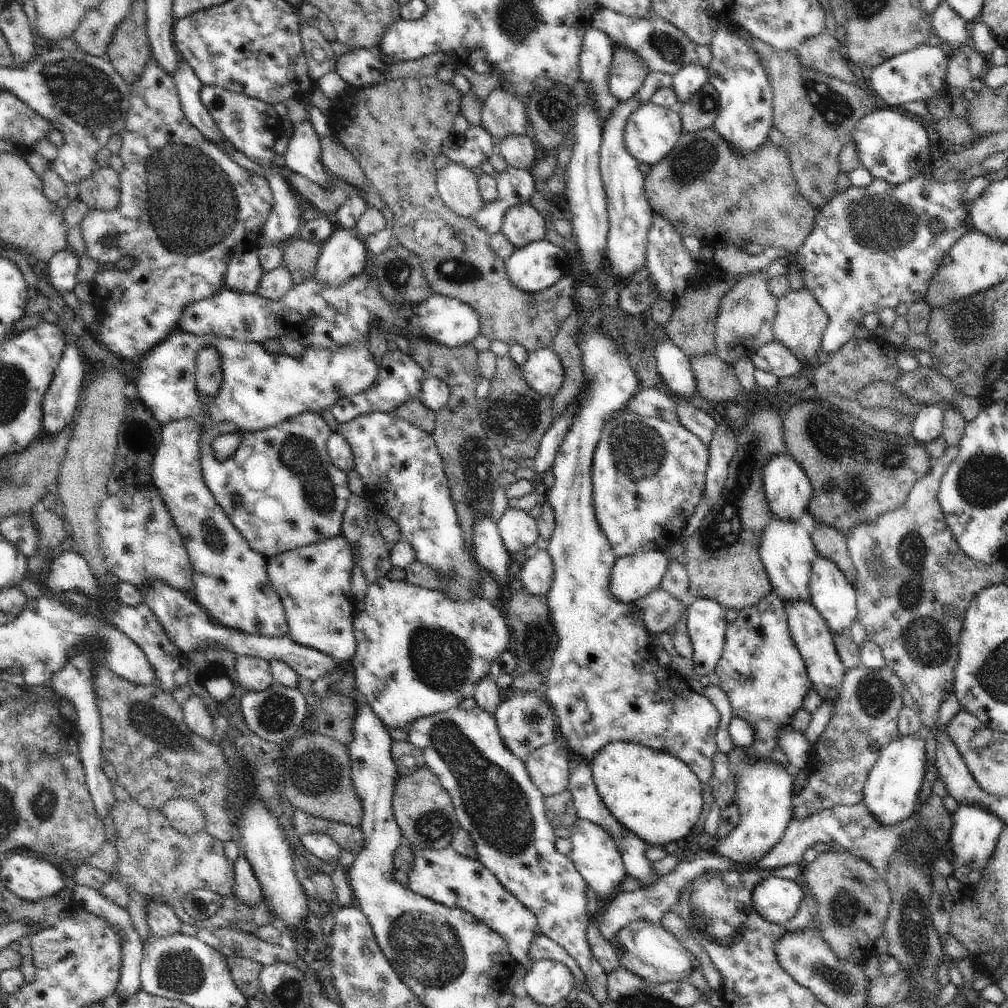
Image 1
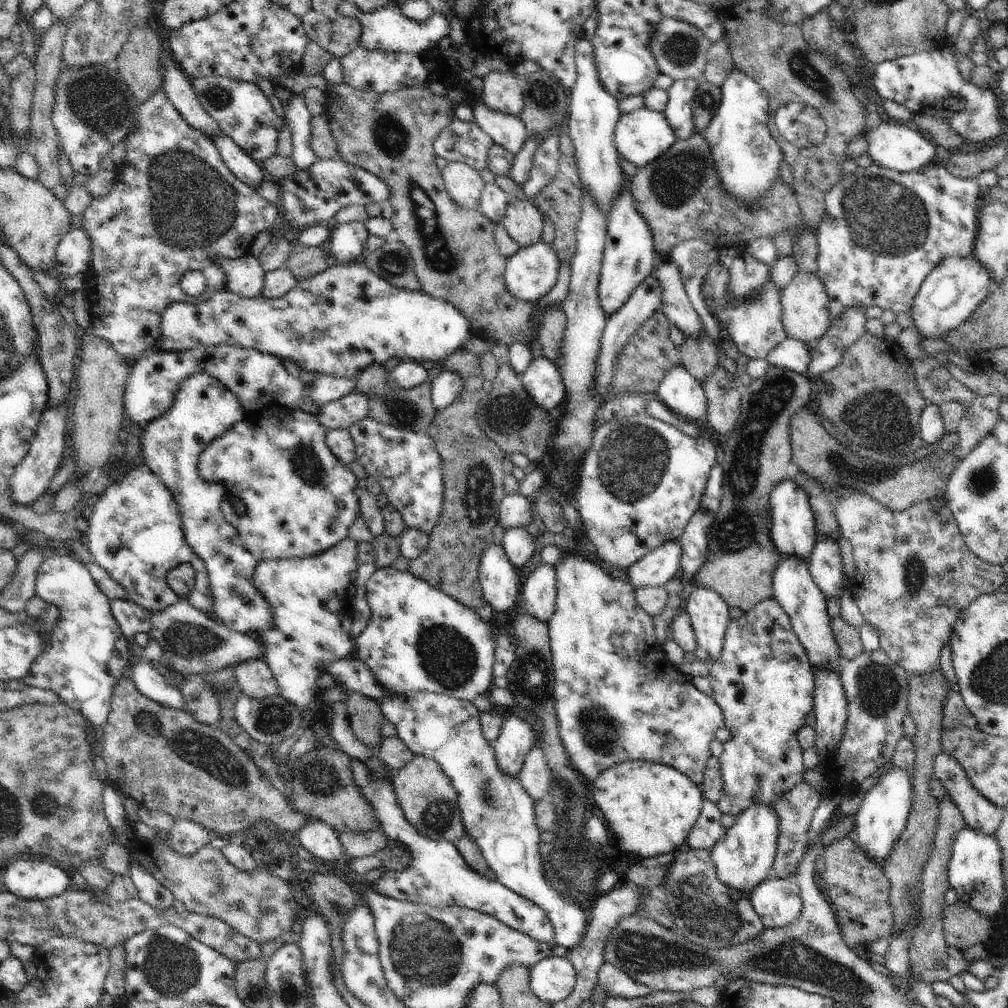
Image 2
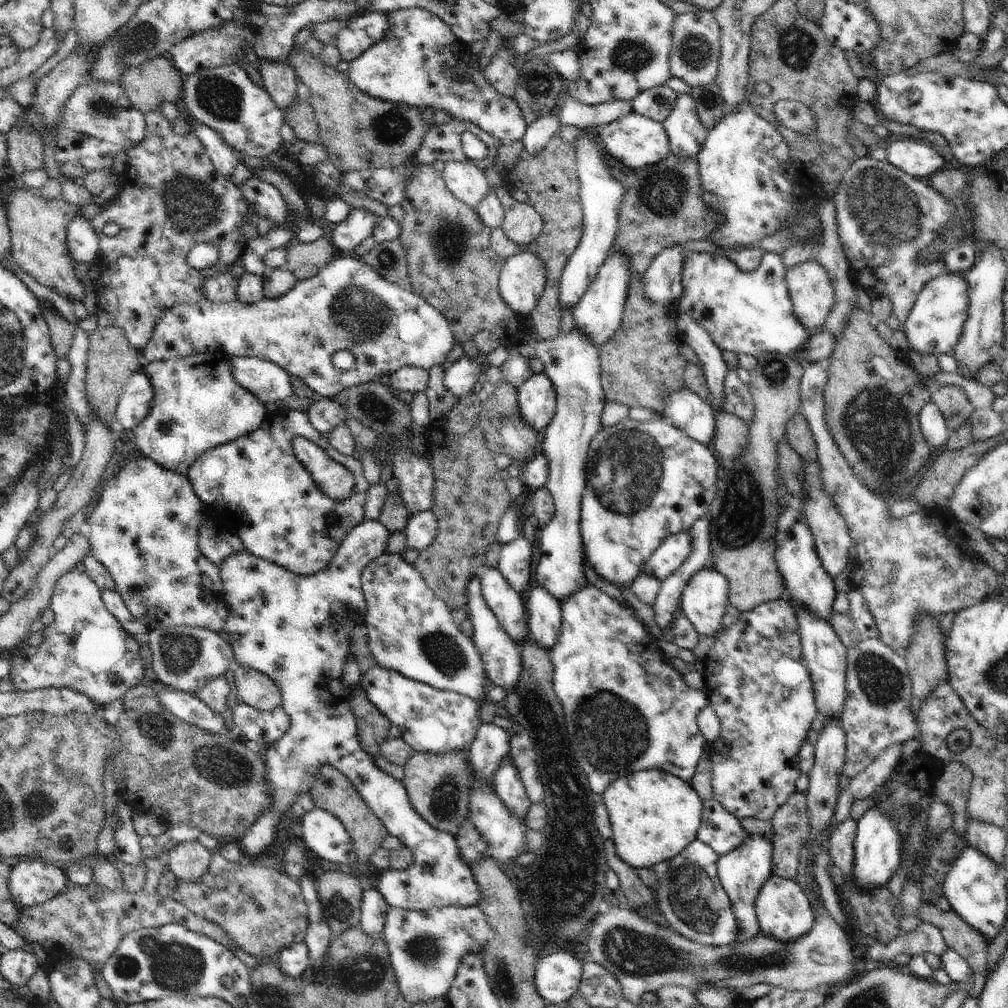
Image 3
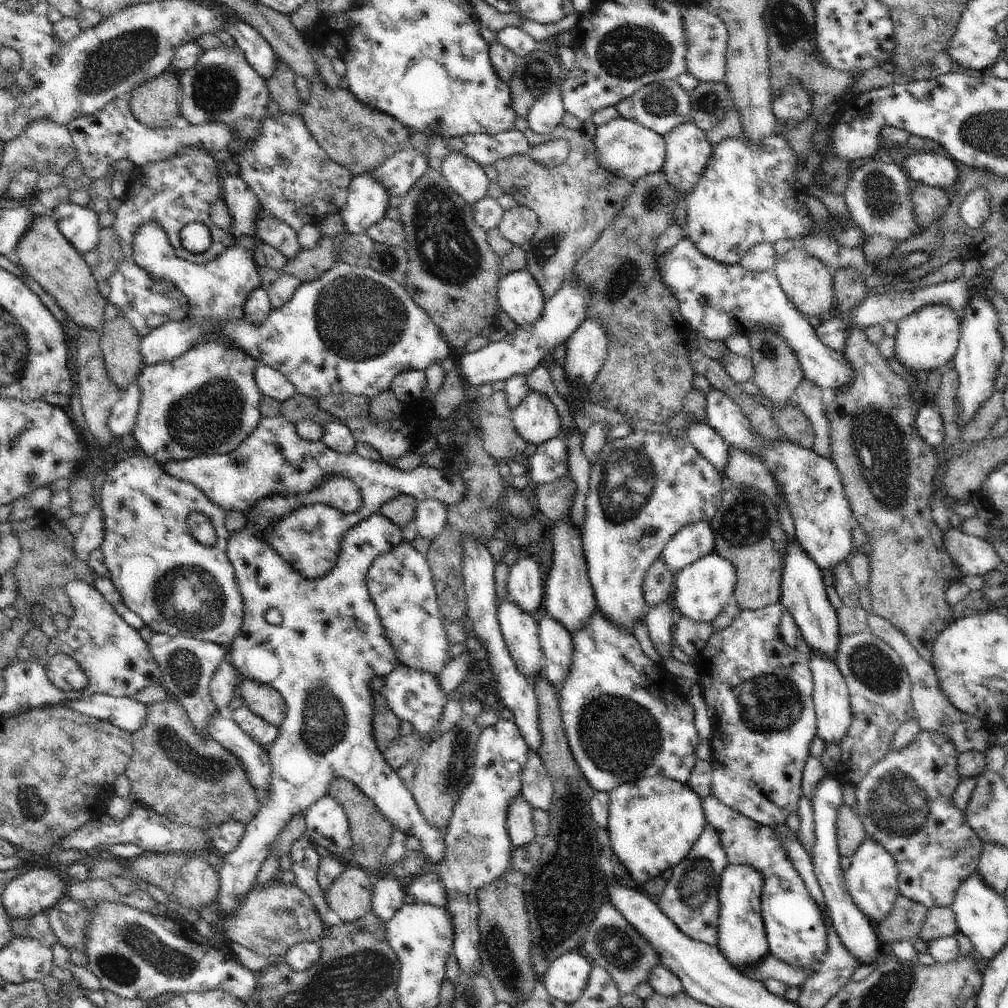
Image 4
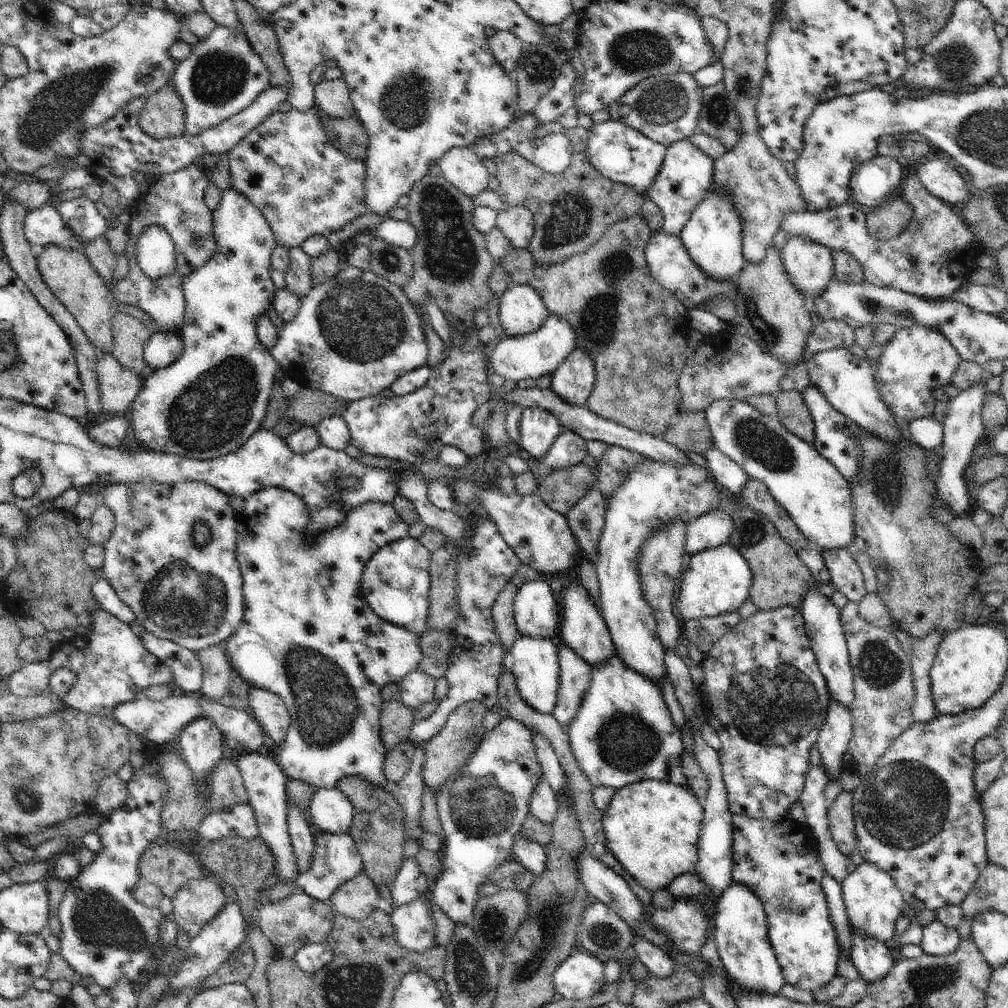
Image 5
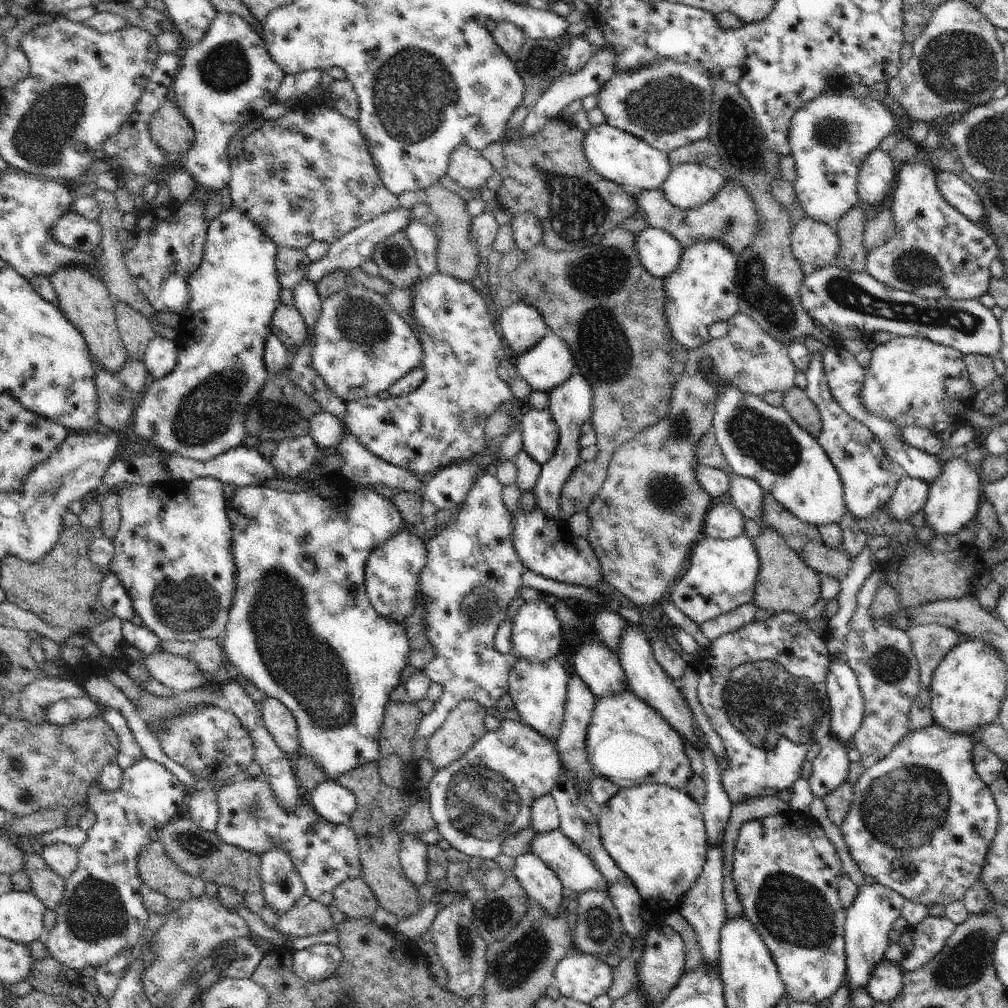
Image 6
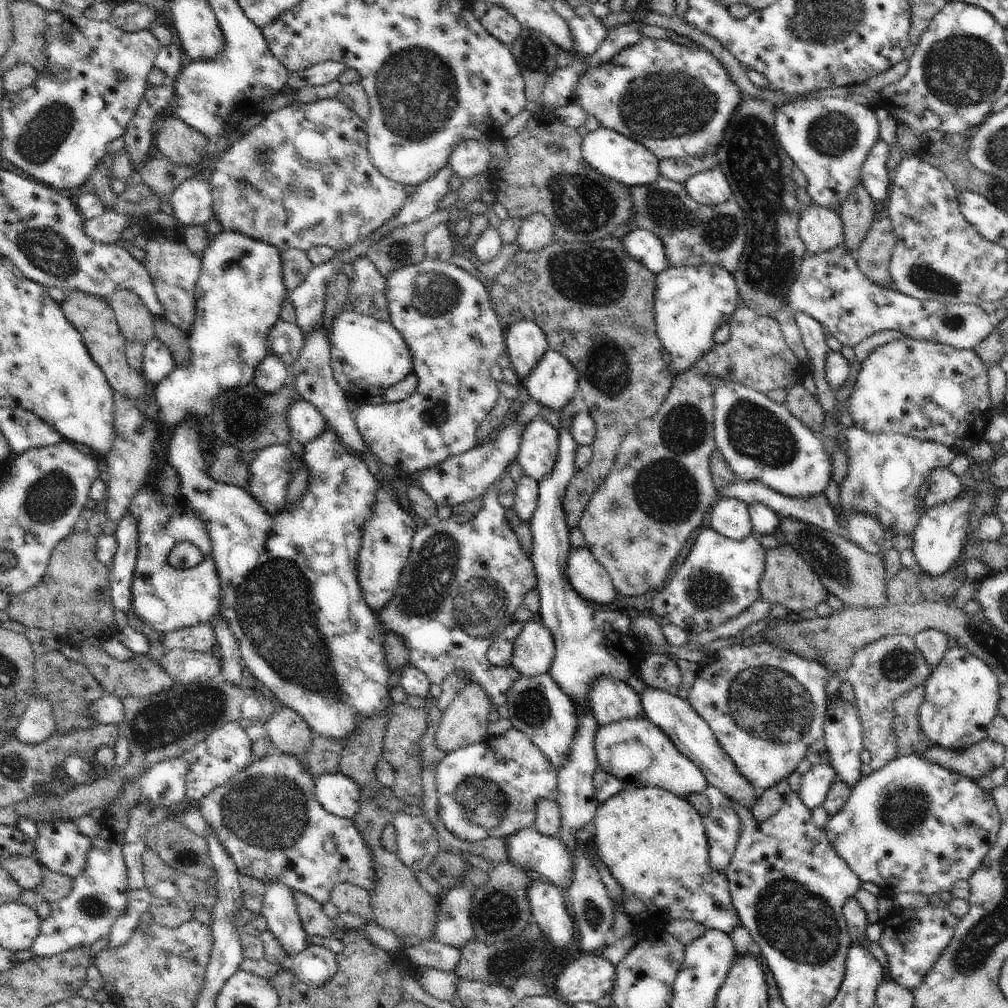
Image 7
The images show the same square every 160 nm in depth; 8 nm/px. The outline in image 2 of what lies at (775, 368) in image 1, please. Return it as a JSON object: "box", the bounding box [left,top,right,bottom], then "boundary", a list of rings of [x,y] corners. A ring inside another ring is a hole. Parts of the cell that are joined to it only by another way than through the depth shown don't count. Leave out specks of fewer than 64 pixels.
{"box":[767,339,812,375],"boundary":[[[784,339],[767,356],[772,366],[781,366],[803,375],[811,361],[812,345],[798,339]]]}

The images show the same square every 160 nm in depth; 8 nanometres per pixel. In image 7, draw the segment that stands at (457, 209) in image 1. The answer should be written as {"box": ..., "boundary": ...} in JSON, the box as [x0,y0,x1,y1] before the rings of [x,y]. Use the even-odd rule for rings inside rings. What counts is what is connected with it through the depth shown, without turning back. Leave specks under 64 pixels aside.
{"box":[448,139,491,179],"boundary":[[[476,139],[461,140],[450,153],[448,164],[460,178],[468,179],[488,171],[491,159],[488,142]]]}

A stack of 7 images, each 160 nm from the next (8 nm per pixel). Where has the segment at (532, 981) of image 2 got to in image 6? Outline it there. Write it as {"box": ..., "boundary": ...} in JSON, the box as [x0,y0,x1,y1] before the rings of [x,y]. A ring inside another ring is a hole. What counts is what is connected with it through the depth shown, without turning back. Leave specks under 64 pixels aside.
{"box":[554,951,613,1004],"boundary":[[[571,951],[559,964],[554,972],[554,985],[558,987],[562,997],[590,1004],[592,1000],[609,992],[613,982],[613,970],[603,958]]]}

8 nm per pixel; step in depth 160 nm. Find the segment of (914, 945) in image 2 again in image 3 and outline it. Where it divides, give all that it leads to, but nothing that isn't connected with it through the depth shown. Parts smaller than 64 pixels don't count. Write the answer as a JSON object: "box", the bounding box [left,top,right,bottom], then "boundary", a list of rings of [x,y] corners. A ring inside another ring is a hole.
{"box":[935,762,972,836],"boundary":[[[952,762],[943,766],[935,785],[936,801],[946,802],[954,810],[952,828],[958,836],[965,836],[968,831],[968,812],[966,806],[969,800],[969,791],[972,783],[972,772]]]}

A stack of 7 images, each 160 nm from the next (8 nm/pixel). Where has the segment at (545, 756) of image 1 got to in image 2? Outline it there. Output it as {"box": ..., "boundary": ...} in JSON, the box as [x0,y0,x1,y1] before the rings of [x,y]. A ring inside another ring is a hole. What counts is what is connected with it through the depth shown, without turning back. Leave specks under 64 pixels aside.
{"box":[518,745,552,801],"boundary":[[[534,745],[528,751],[518,778],[520,784],[535,801],[546,798],[552,775],[540,747]]]}

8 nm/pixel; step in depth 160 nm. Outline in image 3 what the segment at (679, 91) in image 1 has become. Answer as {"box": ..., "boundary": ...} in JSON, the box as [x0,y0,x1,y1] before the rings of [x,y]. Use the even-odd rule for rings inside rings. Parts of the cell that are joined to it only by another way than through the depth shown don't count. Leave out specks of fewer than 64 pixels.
{"box":[663,92,709,160],"boundary":[[[690,92],[678,93],[678,100],[663,124],[674,156],[680,156],[682,160],[698,157],[709,130],[700,123]]]}

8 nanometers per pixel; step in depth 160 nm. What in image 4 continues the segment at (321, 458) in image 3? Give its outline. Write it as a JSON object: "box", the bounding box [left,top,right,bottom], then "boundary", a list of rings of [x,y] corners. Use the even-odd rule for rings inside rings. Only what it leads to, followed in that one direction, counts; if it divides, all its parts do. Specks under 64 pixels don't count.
{"box":[217,474,446,918],"boundary":[[[342,474],[328,476],[318,488],[304,492],[302,496],[294,496],[294,494],[268,496],[256,502],[256,506],[250,510],[246,526],[240,532],[232,534],[227,543],[226,556],[234,568],[234,576],[236,576],[238,590],[242,594],[242,606],[244,606],[242,608],[244,620],[242,620],[240,634],[227,647],[228,662],[237,671],[240,679],[248,678],[254,682],[272,686],[284,698],[287,714],[279,727],[278,738],[267,750],[272,768],[268,796],[264,804],[259,805],[256,817],[246,825],[244,838],[238,849],[222,857],[221,869],[217,872],[221,883],[217,897],[220,902],[218,914],[226,918],[240,908],[242,900],[255,884],[258,872],[269,856],[270,844],[276,842],[276,836],[284,830],[284,826],[292,820],[294,814],[305,814],[320,798],[323,798],[330,784],[338,778],[354,783],[374,802],[380,814],[388,818],[388,822],[394,829],[404,830],[407,835],[412,835],[422,844],[421,851],[428,858],[430,870],[405,882],[404,904],[422,902],[422,904],[446,908],[446,890],[444,890],[444,884],[440,882],[440,876],[436,874],[436,866],[444,860],[446,834],[442,834],[442,829],[428,824],[426,818],[420,813],[411,790],[404,786],[397,772],[386,763],[383,753],[376,748],[374,734],[372,734],[374,708],[372,708],[373,692],[370,690],[370,682],[374,676],[388,676],[390,670],[398,668],[400,660],[388,636],[384,637],[382,634],[382,622],[370,599],[366,576],[372,562],[378,556],[388,554],[392,548],[396,548],[400,542],[403,542],[402,530],[381,513],[372,514],[346,532],[340,544],[336,566],[330,570],[330,573],[322,578],[310,580],[310,578],[304,578],[298,570],[292,570],[292,566],[284,561],[280,554],[276,554],[276,550],[266,540],[259,537],[259,531],[272,526],[272,522],[278,522],[282,516],[290,514],[298,506],[309,504],[326,504],[338,508],[344,514],[350,514],[356,512],[363,504],[363,496],[360,488]],[[270,608],[280,612],[282,616],[280,624],[270,624],[266,621],[265,616]]]}

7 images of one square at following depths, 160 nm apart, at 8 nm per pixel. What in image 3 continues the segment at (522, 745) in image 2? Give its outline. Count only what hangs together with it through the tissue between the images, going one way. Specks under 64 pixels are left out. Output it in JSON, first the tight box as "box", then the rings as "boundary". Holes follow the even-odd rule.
{"box":[494,754,532,820],"boundary":[[[510,754],[502,760],[498,772],[494,774],[494,786],[496,794],[500,796],[504,806],[508,806],[512,816],[525,820],[532,802],[526,795],[514,758]]]}

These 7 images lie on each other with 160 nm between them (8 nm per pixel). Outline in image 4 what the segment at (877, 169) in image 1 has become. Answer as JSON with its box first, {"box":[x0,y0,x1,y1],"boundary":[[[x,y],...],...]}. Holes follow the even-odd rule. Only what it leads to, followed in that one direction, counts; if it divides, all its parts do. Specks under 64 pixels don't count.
{"box":[904,152,959,191],"boundary":[[[935,152],[909,154],[904,170],[916,182],[948,191],[953,191],[959,181],[955,161]]]}

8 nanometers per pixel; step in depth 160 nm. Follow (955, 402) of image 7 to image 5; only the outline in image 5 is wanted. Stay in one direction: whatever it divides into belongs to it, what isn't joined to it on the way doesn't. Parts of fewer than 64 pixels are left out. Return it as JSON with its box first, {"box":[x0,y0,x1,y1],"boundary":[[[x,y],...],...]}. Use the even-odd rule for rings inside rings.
{"box":[873,324,961,424],"boundary":[[[914,324],[897,330],[894,337],[883,346],[882,355],[877,361],[877,366],[873,367],[879,397],[889,412],[894,414],[897,423],[910,424],[918,418],[933,416],[936,408],[934,392],[950,385],[952,374],[956,372],[961,359],[952,342],[948,342],[940,330]]]}

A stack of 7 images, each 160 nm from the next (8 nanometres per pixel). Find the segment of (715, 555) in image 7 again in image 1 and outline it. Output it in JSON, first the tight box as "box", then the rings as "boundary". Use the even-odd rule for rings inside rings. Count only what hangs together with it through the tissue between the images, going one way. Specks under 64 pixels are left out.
{"box":[687,599,728,676],"boundary":[[[695,599],[690,605],[687,614],[687,631],[693,644],[694,672],[697,676],[708,675],[715,670],[723,653],[725,645],[725,632],[728,626],[726,622],[726,609],[714,599]]]}

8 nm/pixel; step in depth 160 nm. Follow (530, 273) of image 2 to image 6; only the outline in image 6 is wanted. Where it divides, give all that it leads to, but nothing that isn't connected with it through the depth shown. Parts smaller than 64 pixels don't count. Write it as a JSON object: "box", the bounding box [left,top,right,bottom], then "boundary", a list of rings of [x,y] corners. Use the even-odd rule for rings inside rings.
{"box":[497,302,549,356],"boundary":[[[524,302],[510,304],[497,316],[497,322],[502,328],[504,340],[514,351],[514,356],[520,356],[536,346],[546,336],[549,328],[544,316],[534,306]]]}

